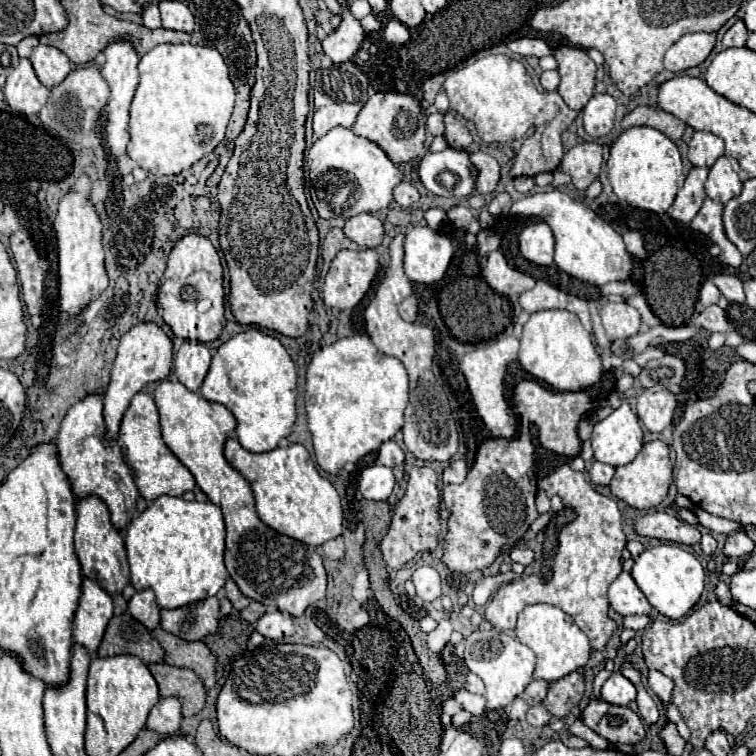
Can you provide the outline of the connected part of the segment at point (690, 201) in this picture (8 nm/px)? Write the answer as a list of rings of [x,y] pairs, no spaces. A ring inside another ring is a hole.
[[[693,167],[679,189],[675,203],[669,209],[669,215],[681,223],[691,223],[691,219],[697,215],[697,211],[703,205],[705,199],[705,181],[707,181],[709,170],[705,167]]]

